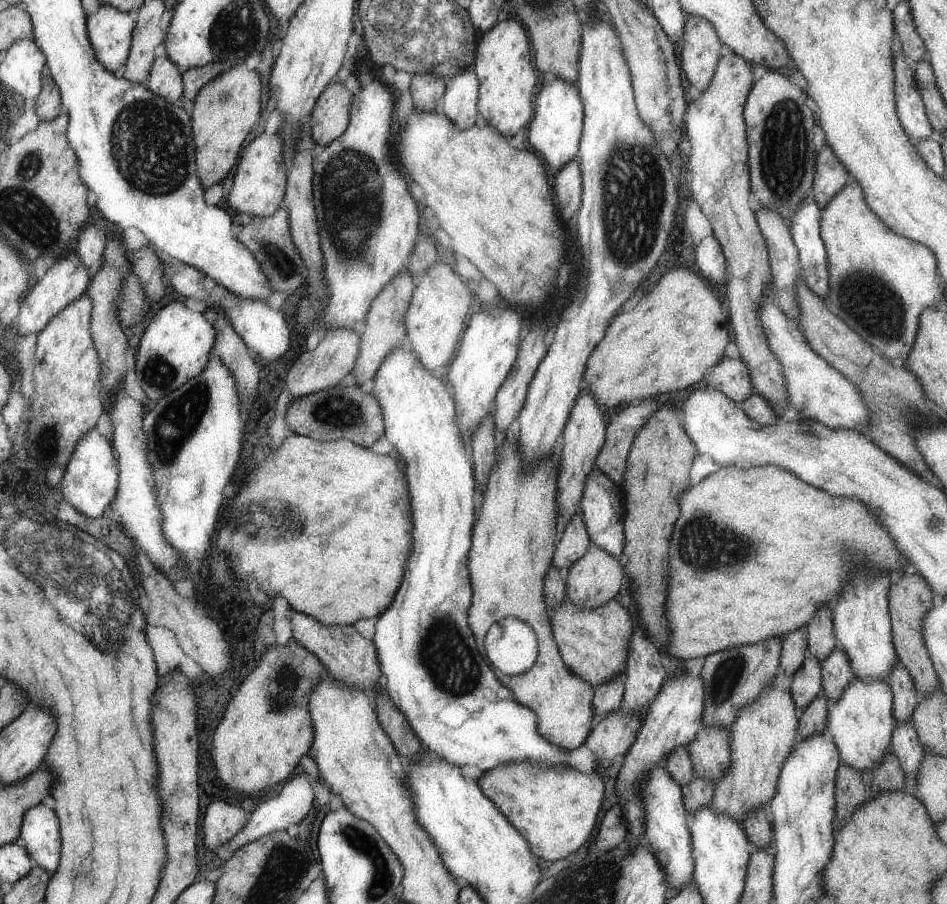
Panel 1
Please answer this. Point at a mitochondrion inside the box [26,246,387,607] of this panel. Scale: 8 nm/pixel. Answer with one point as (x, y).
(252, 521)

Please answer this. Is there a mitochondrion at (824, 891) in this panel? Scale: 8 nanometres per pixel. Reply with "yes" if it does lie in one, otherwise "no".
no

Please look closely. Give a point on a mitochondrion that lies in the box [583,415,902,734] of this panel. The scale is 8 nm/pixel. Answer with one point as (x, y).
(698, 533)

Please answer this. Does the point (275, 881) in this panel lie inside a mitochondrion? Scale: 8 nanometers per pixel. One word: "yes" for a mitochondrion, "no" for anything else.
yes

